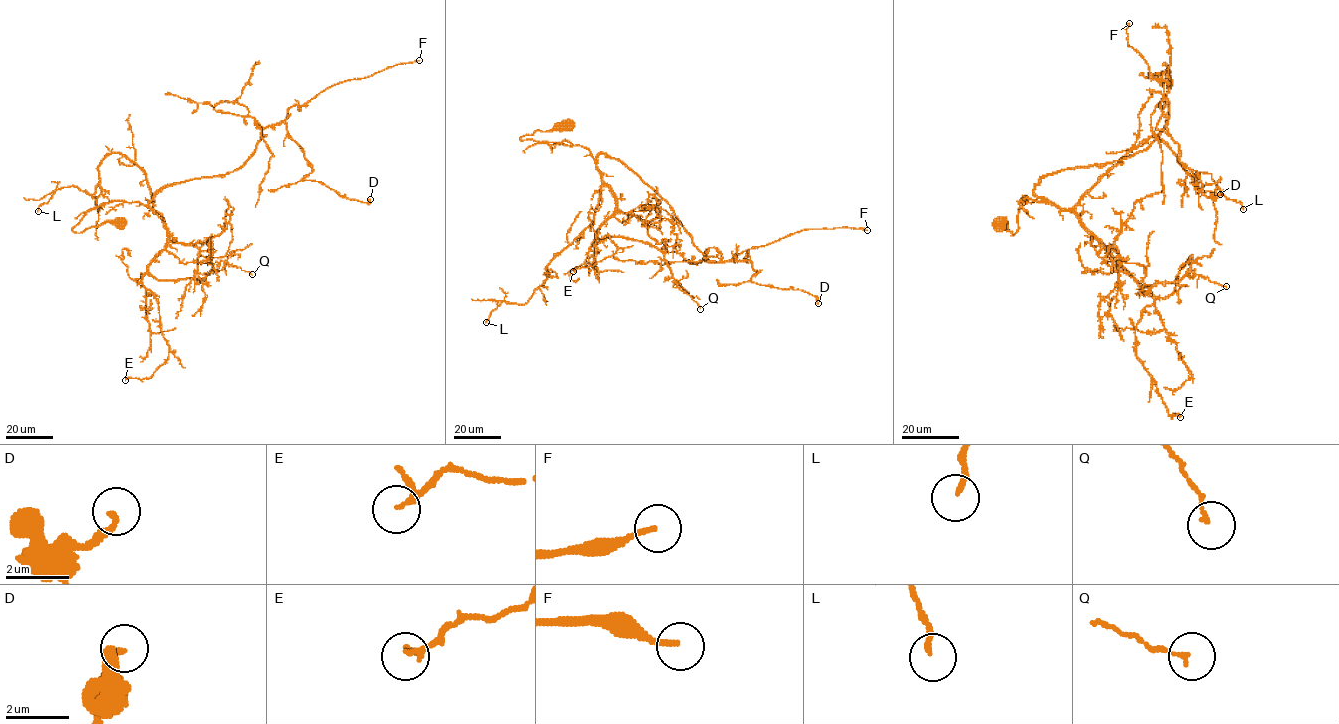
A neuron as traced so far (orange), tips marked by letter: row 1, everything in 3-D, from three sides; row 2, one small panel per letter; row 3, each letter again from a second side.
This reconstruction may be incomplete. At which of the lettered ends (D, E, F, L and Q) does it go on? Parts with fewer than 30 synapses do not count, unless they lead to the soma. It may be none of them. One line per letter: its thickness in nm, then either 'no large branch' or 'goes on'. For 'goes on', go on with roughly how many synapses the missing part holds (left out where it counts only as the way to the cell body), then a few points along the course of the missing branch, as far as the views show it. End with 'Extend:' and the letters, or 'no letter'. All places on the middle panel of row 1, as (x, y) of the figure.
D: calibre 200 nm; no large branch
E: calibre 140 nm; no large branch
F: calibre 140 nm; goes on; 100 synapses
L: calibre 160 nm; no large branch
Q: calibre 120 nm; no large branch
Extend: F

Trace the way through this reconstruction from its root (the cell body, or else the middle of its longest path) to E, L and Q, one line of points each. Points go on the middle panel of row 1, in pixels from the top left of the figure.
E: (567, 125), (520, 139), (586, 148), (614, 198), (615, 212), (590, 248), (607, 235), (617, 251), (573, 271)
L: (567, 125), (520, 139), (589, 150), (602, 180), (595, 220), (547, 265), (526, 303), (503, 301), (486, 322)
Q: (567, 125), (520, 139), (586, 148), (615, 201), (596, 237), (657, 247), (677, 285), (700, 309)

